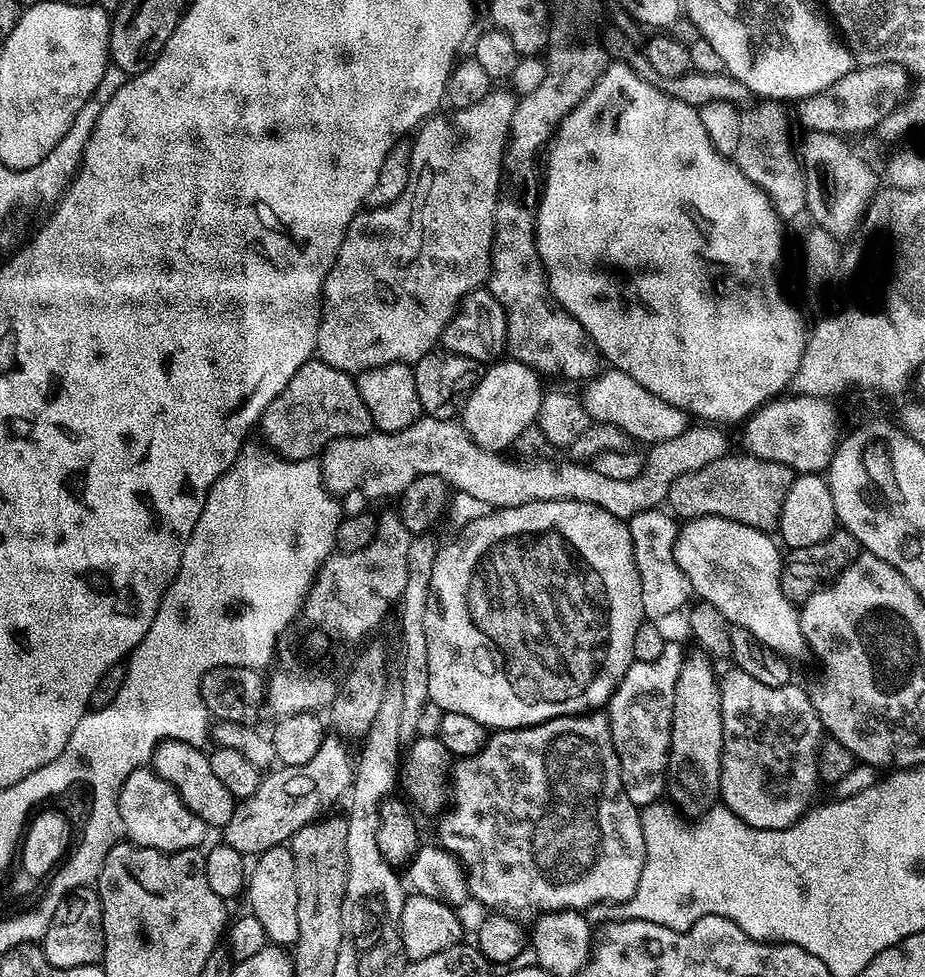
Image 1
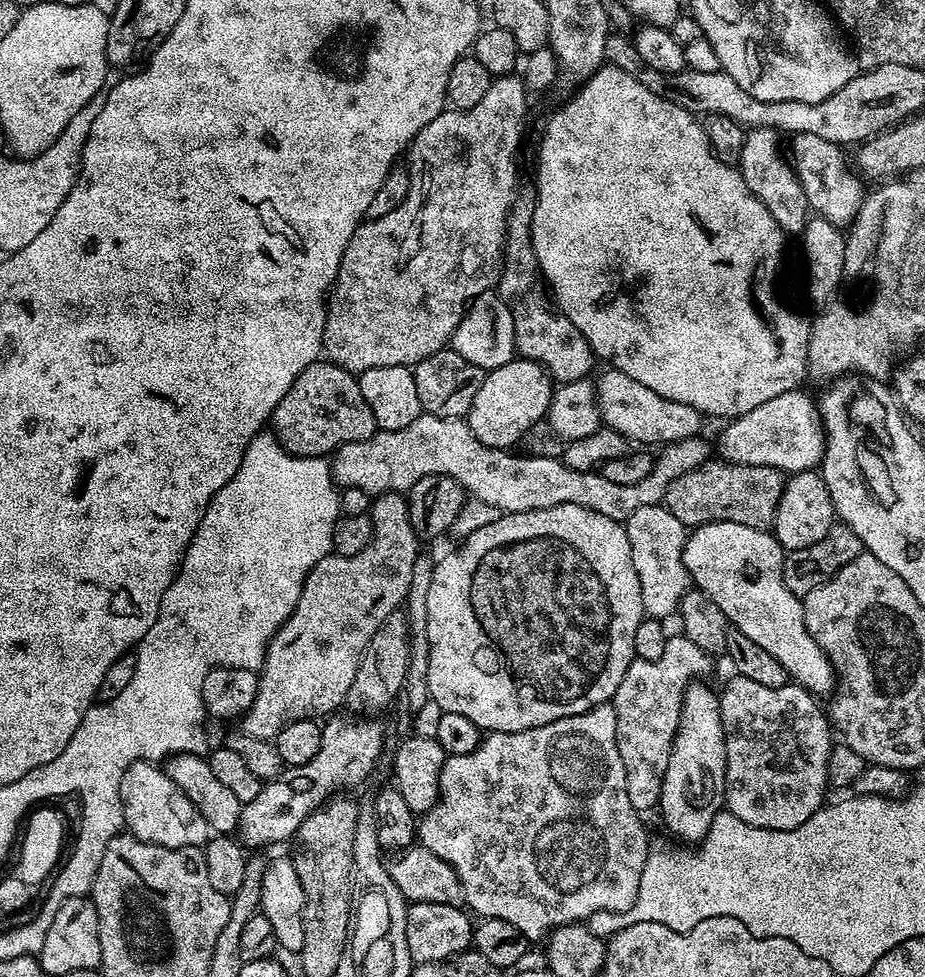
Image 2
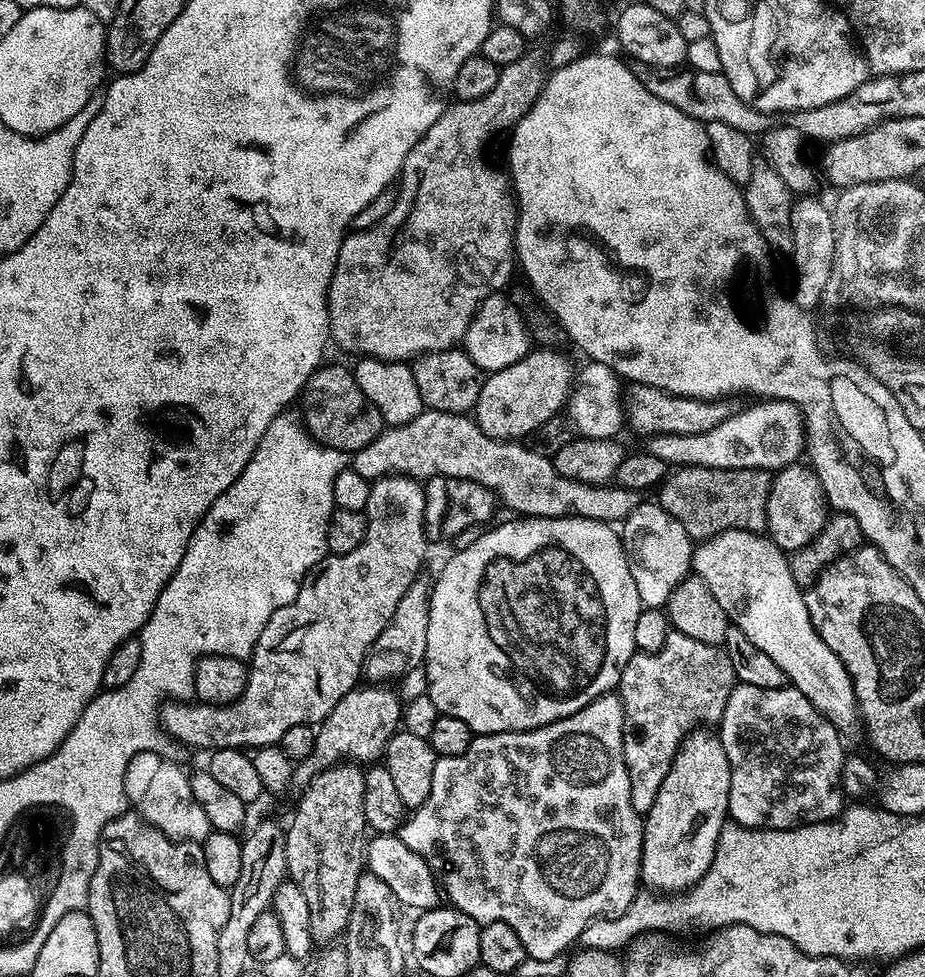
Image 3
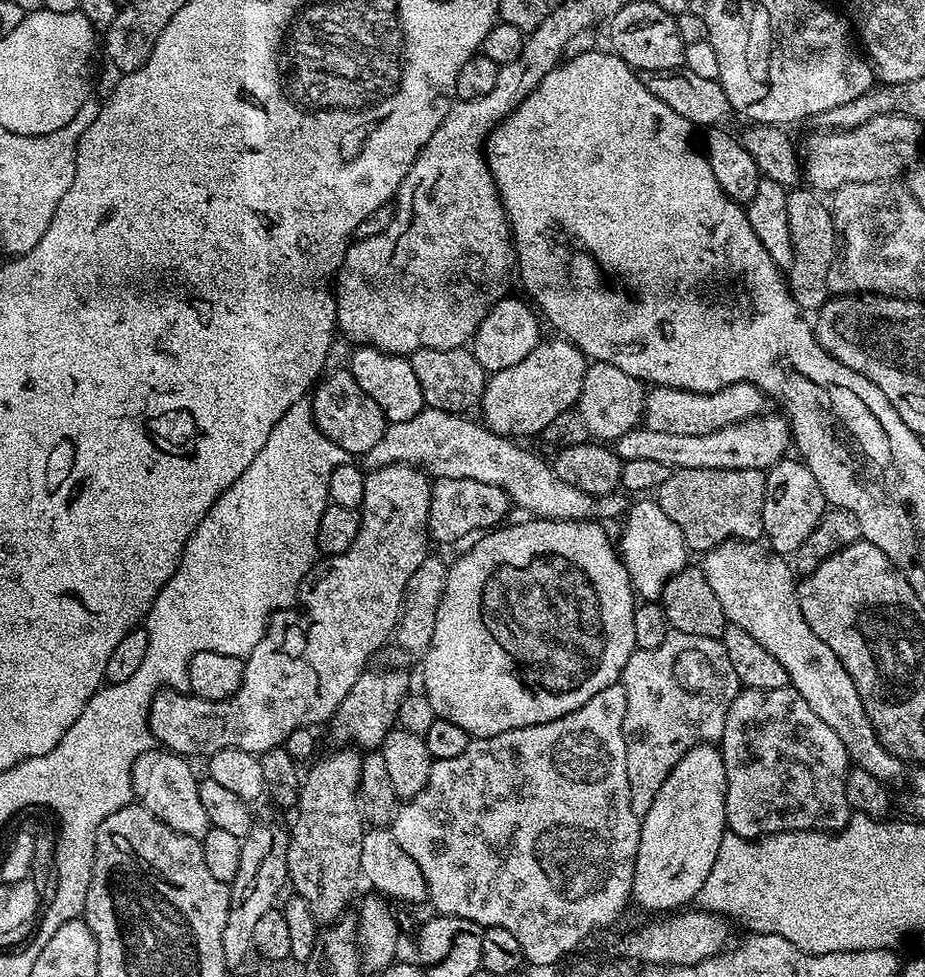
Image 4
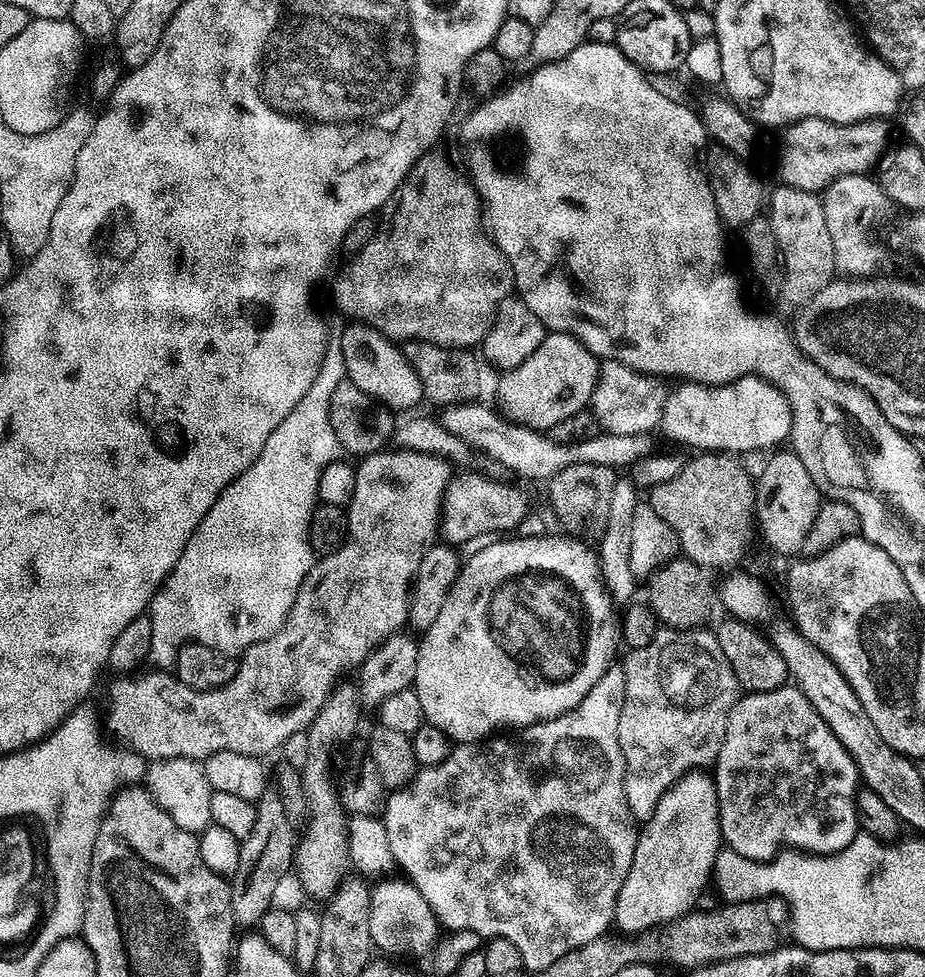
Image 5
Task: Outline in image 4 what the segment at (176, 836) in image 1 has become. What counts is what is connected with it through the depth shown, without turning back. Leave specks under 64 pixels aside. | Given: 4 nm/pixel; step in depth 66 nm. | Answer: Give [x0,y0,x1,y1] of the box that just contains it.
[132,750,209,840]

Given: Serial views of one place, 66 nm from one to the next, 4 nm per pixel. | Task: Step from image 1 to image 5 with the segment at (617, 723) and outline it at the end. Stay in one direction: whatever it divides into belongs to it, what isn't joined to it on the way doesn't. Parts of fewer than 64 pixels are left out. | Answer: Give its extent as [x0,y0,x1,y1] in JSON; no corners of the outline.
[618,626,742,822]

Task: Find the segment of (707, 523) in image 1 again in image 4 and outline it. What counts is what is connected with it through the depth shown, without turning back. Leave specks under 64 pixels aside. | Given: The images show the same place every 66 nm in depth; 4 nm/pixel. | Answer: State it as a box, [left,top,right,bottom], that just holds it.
[702,540,906,786]

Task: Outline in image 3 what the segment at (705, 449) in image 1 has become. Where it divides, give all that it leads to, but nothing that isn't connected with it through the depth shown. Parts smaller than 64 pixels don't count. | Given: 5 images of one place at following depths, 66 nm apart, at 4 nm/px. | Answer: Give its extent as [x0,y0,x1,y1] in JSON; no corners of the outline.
[350,410,642,526]

